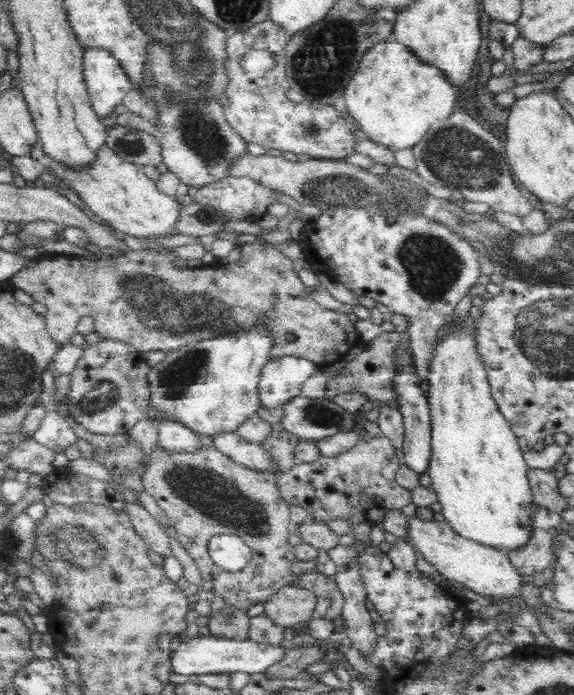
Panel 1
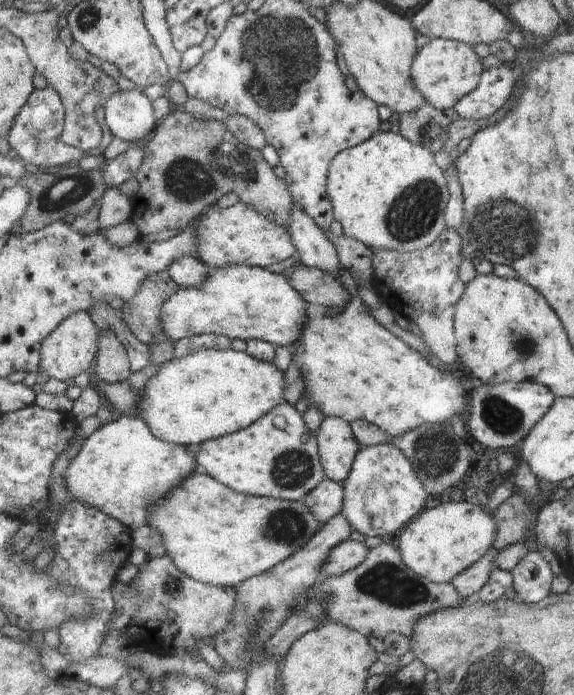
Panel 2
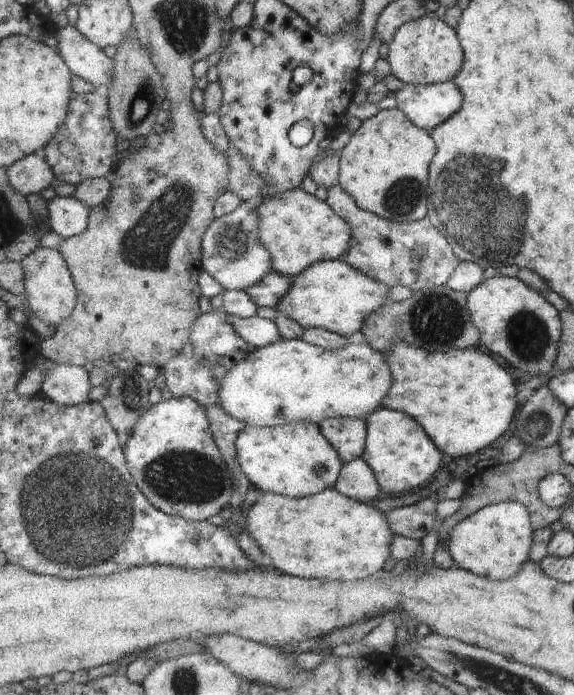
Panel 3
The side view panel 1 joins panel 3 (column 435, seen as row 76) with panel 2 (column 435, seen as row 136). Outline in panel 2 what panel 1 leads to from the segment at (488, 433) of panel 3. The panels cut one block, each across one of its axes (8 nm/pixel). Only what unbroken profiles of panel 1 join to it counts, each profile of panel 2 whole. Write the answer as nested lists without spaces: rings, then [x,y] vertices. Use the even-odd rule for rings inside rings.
[[[343,268],[339,278],[352,296],[345,311],[335,317],[325,314],[318,318],[308,317],[302,334],[291,349],[292,360],[299,365],[306,377],[310,405],[320,410],[325,418],[343,418],[351,425],[364,419],[380,426],[394,437],[402,436],[423,424],[446,424],[456,414],[461,415],[466,408],[466,382],[462,378],[454,378],[454,369],[453,374],[448,374],[450,368],[432,365],[421,352],[414,350],[384,326],[362,301],[359,286],[348,269]]]

